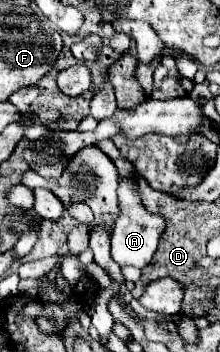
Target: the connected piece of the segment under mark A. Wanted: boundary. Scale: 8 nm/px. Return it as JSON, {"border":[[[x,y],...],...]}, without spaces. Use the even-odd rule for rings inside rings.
{"border":[[[120,180],[118,202],[120,202],[120,216],[112,230],[112,258],[116,264],[132,264],[136,268],[144,268],[146,264],[150,264],[156,252],[158,238],[162,236],[166,222],[162,216],[146,212],[146,208],[138,200],[138,186],[134,186],[134,180]]]}

